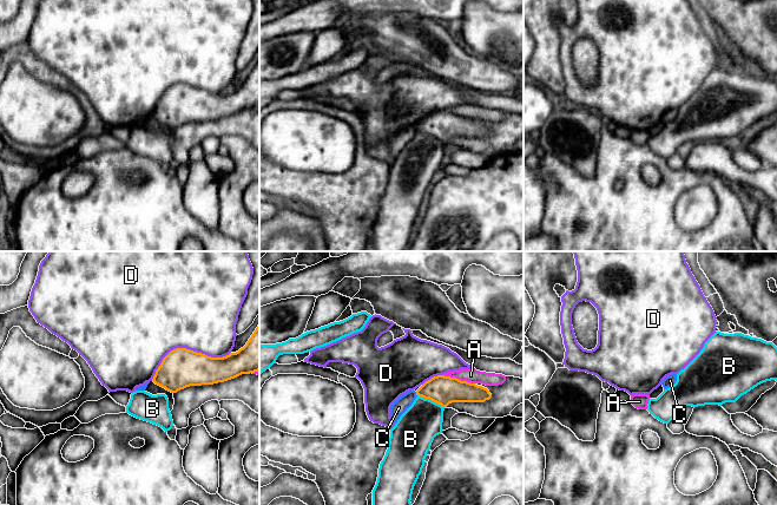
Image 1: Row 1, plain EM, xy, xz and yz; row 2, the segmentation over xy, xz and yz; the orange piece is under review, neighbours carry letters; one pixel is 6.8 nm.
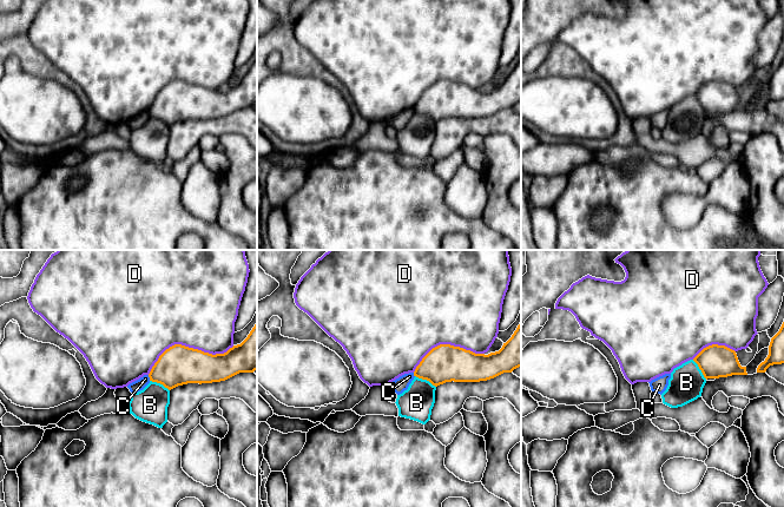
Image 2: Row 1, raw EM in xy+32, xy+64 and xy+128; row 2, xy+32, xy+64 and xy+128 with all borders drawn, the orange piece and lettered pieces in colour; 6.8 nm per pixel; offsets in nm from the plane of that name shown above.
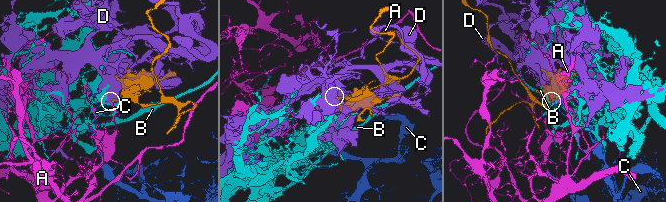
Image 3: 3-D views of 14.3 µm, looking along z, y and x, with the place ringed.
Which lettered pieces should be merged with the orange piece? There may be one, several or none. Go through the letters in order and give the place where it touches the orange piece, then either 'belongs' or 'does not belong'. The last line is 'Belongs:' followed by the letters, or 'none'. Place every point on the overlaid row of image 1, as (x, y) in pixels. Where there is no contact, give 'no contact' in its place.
A: contact xz (458, 379); does not belong
B: contact xz (432, 400); does not belong
C: contact xz (416, 394); does not belong
D: contact xy (185, 348); does not belong
Belongs: none

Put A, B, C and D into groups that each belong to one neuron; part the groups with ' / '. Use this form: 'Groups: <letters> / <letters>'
Groups: A / B / C / D

